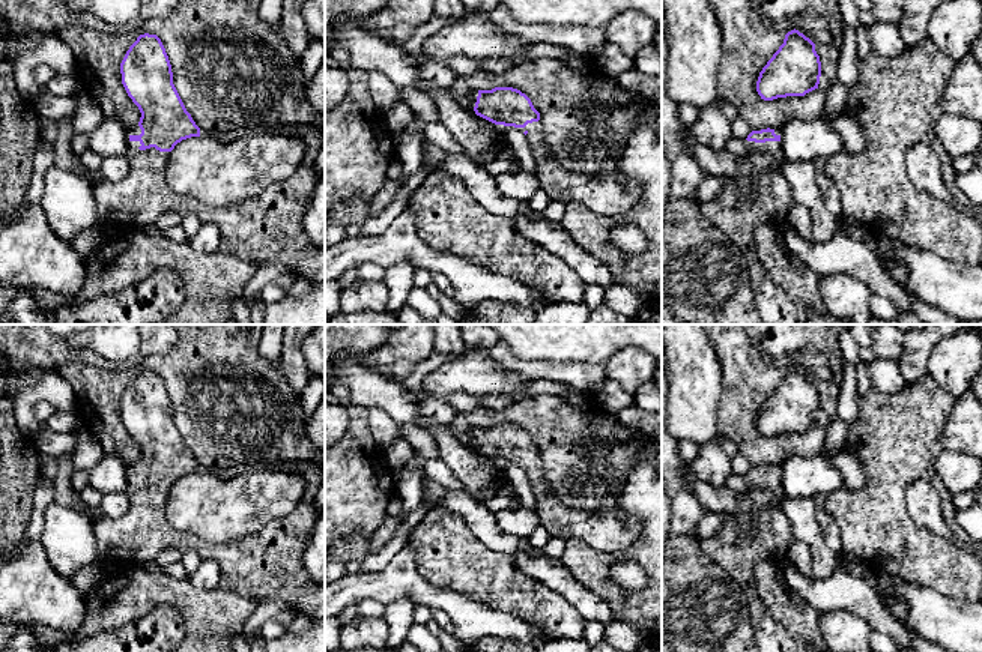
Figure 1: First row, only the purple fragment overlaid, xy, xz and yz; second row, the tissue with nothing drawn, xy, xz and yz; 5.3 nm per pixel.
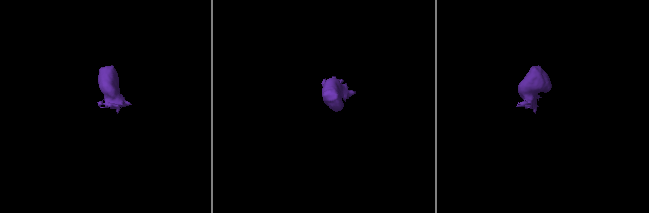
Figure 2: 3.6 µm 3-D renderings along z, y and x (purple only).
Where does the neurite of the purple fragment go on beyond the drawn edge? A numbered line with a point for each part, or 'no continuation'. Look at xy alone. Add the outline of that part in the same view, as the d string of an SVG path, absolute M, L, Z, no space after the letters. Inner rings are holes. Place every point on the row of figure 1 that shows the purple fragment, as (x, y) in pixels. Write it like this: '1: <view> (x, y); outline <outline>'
1: xy (266, 229); outline M311 125L296 128L281 128L277 131L295 131L305 141L305 158L296 171L286 180L266 186L266 189L248 200L226 207L211 207L186 195L174 192L165 179L165 165L170 152L159 152L155 147L140 150L140 141L129 141L126 153L131 162L129 174L120 182L102 182L95 188L98 207L98 224L110 224L117 230L153 225L165 212L174 210L182 218L199 216L202 222L214 224L220 228L223 254L254 263L278 263L292 270L296 276L307 278L311 284L325 285L325 251L319 249L302 227L304 216L311 203L319 174L316 171L316 156L320 149L320 129ZM271 131L271 132L277 132Z

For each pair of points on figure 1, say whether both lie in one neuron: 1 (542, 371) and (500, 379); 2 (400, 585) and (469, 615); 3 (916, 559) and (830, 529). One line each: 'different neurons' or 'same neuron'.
1: different neurons
2: same neuron
3: different neurons

